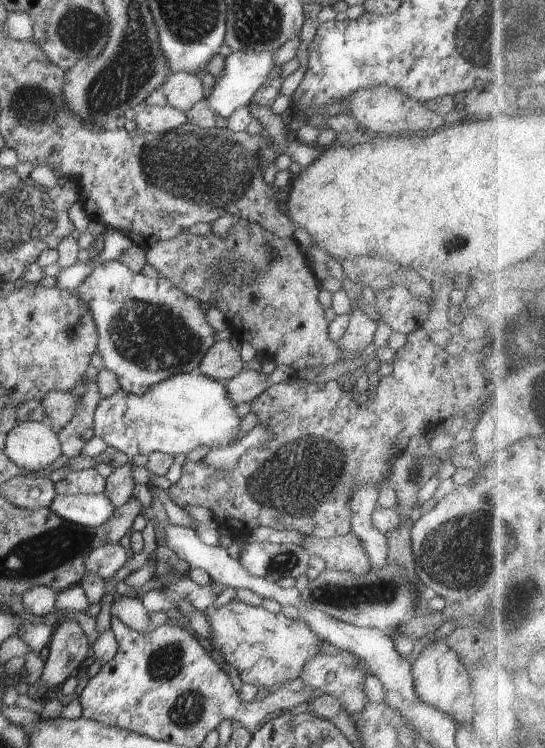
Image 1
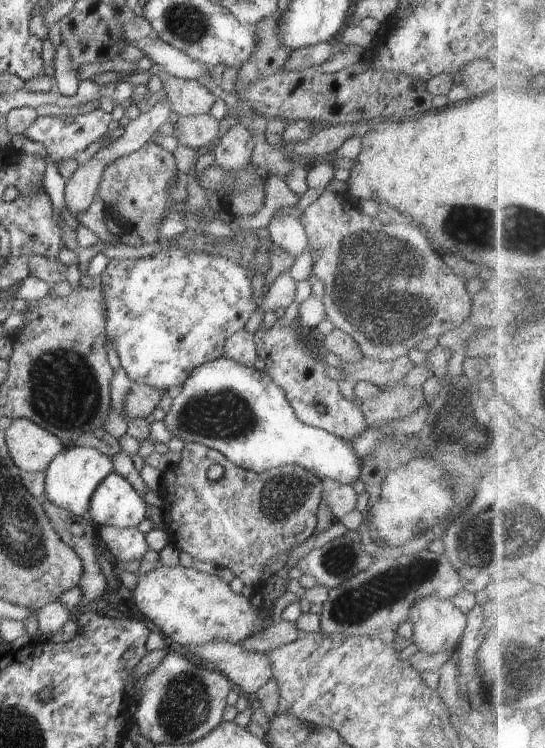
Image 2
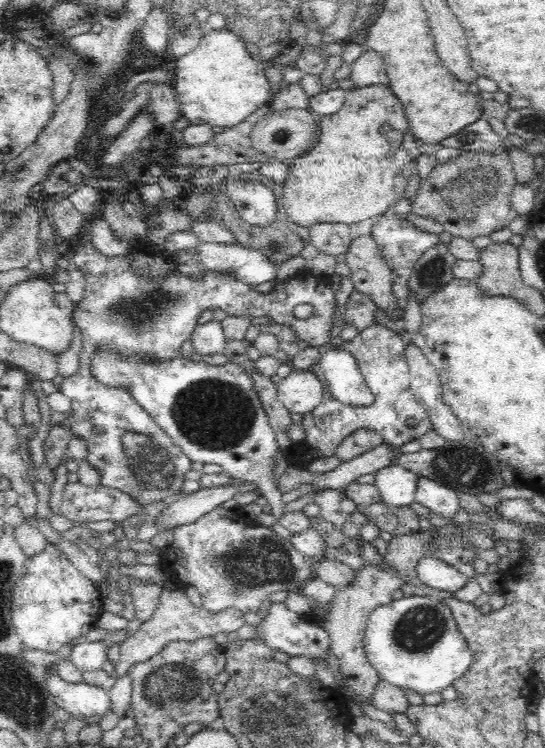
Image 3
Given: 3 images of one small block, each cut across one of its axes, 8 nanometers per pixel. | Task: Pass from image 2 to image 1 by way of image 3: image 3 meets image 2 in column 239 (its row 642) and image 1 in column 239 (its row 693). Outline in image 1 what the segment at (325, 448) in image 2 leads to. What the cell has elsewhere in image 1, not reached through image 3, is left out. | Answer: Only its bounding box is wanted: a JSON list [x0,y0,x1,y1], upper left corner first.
[94,373,240,460]

